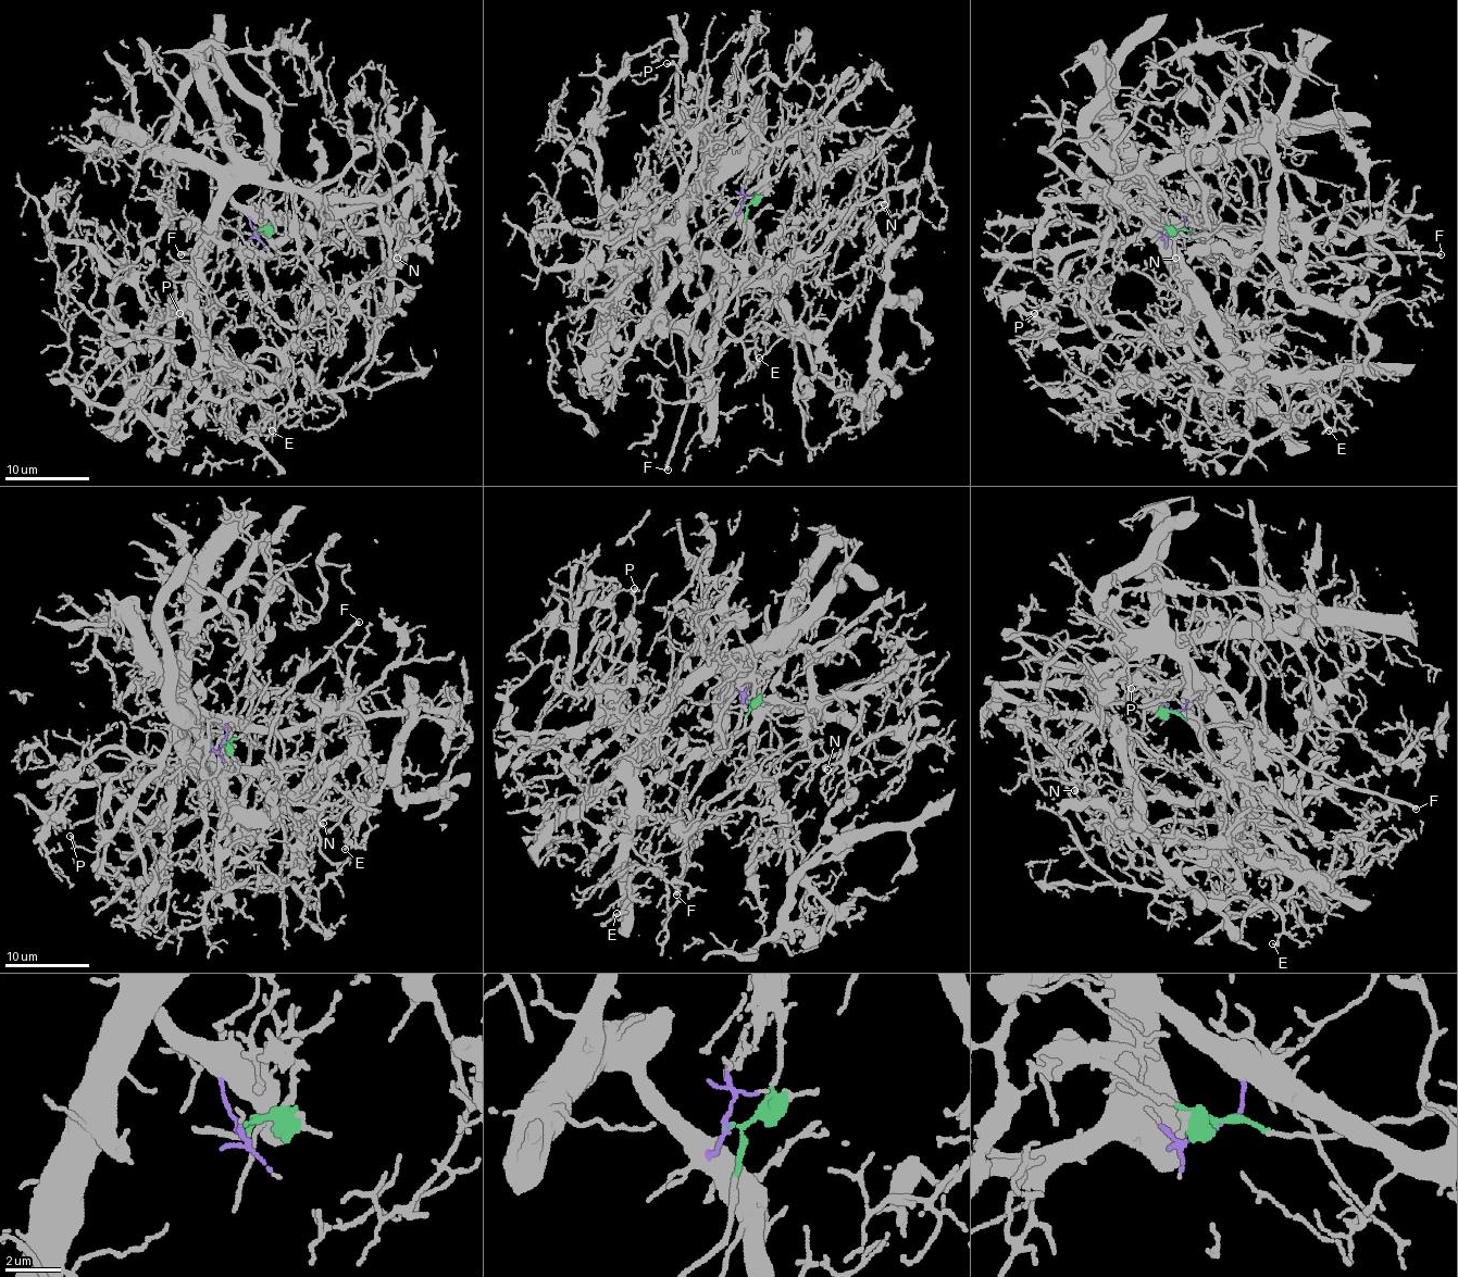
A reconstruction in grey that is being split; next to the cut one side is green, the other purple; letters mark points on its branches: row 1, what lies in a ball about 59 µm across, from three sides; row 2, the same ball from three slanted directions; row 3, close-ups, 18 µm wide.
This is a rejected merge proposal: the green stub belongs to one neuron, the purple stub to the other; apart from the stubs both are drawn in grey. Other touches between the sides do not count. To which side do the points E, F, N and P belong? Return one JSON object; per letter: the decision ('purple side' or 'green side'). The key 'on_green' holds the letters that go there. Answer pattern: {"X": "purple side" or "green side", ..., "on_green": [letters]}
{"E": "purple side", "F": "green side", "N": "purple side", "P": "purple side", "on_green": ["F"]}

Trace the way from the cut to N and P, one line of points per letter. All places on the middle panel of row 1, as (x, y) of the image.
N: (743, 204), (736, 213), (717, 189), (727, 175), (796, 142), (821, 166), (876, 151), (885, 204)
P: (743, 204), (736, 213), (702, 187), (681, 213), (659, 220), (689, 171), (700, 113), (698, 89), (665, 64)

